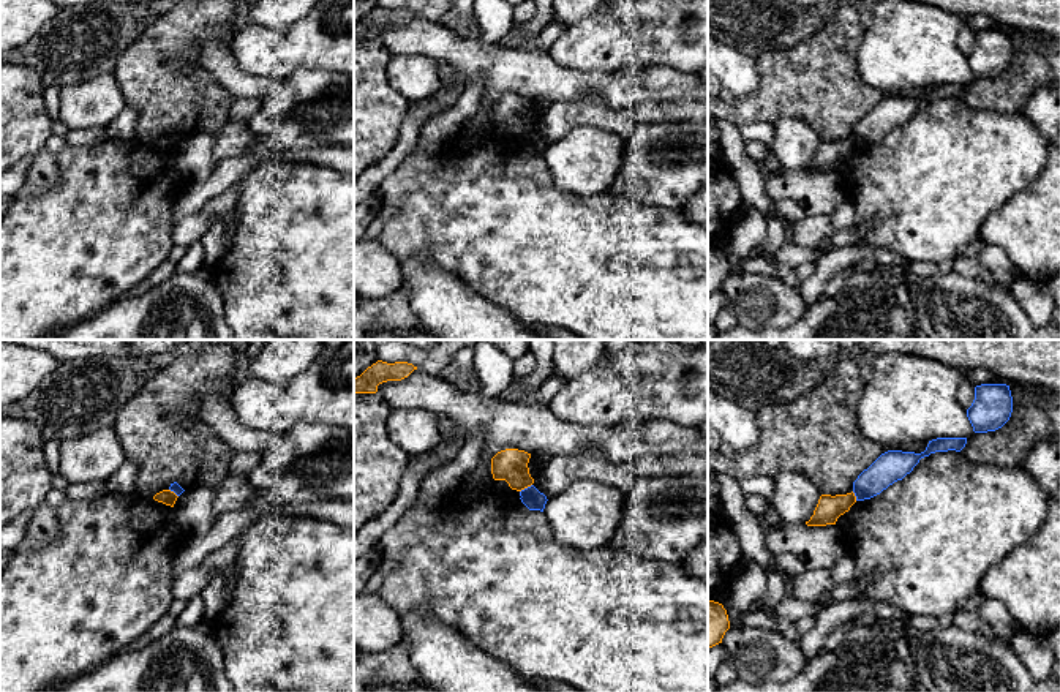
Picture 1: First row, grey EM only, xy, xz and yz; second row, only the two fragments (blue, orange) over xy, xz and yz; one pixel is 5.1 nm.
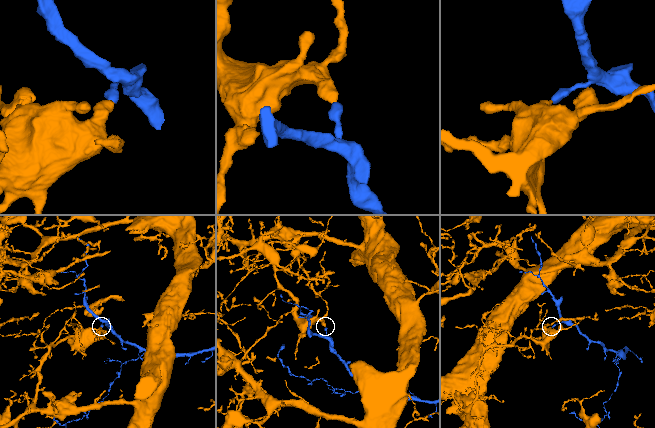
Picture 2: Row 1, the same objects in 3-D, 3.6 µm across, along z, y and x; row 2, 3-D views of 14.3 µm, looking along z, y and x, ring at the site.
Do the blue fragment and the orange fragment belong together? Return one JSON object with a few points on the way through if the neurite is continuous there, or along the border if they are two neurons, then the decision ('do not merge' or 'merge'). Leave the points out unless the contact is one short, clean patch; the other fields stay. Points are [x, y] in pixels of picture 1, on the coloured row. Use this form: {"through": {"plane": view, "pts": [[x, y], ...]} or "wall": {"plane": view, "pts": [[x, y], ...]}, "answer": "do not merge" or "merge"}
{"wall": {"plane": "xz", "pts": [[531, 484], [520, 492]]}, "answer": "do not merge"}

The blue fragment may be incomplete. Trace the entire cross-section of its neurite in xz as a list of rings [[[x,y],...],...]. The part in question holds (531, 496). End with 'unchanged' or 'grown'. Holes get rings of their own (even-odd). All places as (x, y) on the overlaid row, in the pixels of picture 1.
[[[534,485],[524,488],[520,491],[520,499],[521,502],[529,509],[529,510],[540,510],[543,512],[545,504],[547,504],[547,496],[540,493]]]; unchanged

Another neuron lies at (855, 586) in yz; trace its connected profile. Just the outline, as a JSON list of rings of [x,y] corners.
[[[866,574],[866,575],[859,577],[859,578],[851,578],[848,583],[839,585],[833,591],[833,602],[855,599],[866,588],[870,586],[874,578],[875,578],[874,574]]]

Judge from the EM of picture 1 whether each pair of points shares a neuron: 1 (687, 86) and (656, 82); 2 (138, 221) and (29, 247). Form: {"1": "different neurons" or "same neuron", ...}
{"1": "same neuron", "2": "same neuron"}

